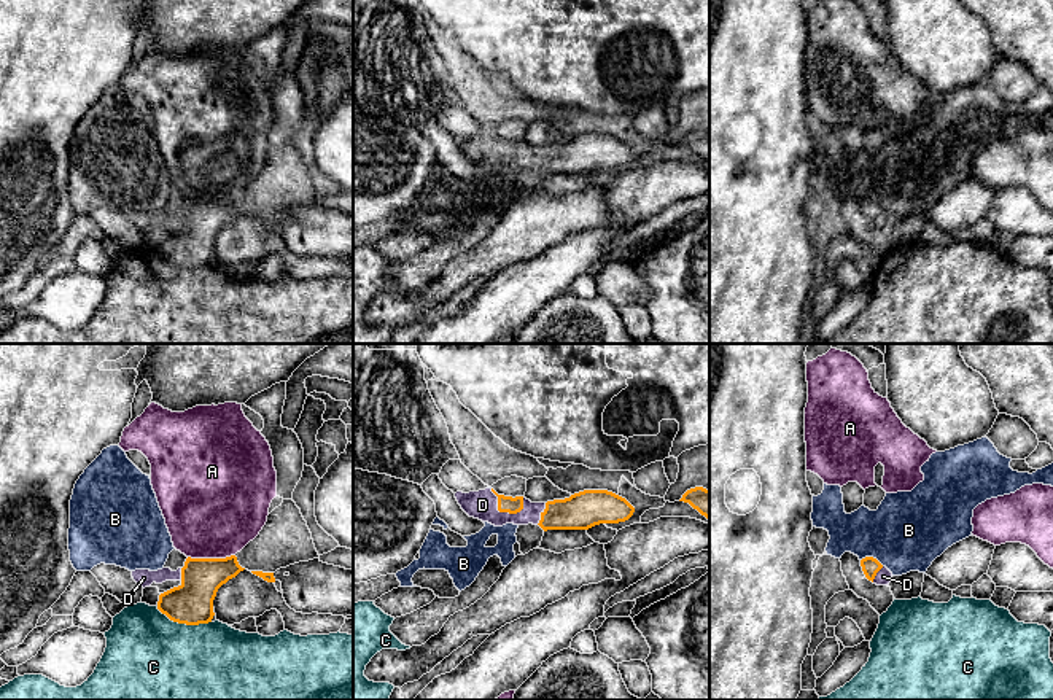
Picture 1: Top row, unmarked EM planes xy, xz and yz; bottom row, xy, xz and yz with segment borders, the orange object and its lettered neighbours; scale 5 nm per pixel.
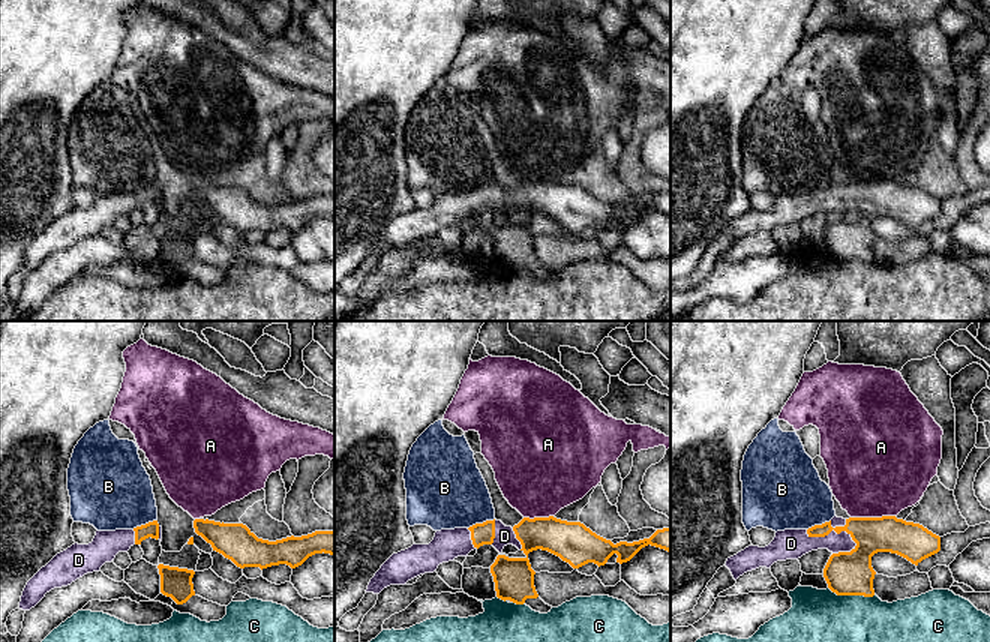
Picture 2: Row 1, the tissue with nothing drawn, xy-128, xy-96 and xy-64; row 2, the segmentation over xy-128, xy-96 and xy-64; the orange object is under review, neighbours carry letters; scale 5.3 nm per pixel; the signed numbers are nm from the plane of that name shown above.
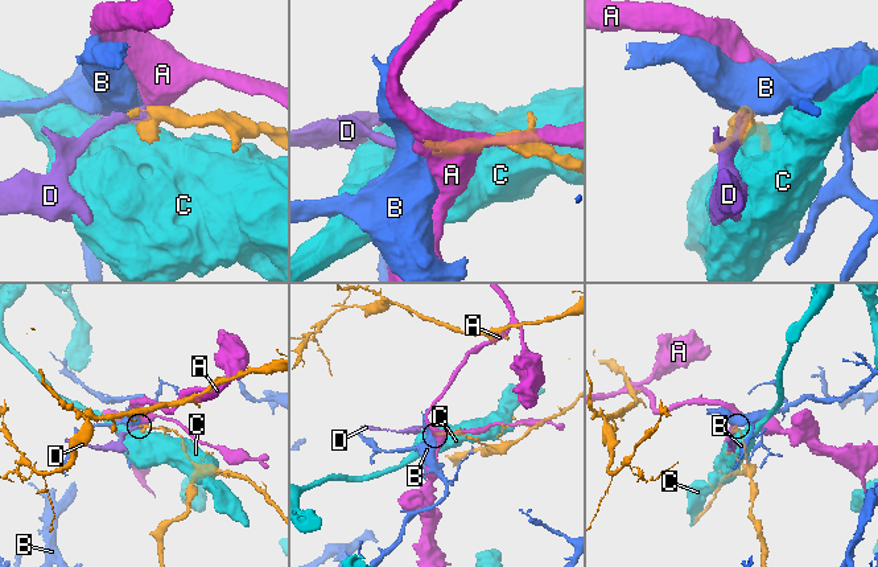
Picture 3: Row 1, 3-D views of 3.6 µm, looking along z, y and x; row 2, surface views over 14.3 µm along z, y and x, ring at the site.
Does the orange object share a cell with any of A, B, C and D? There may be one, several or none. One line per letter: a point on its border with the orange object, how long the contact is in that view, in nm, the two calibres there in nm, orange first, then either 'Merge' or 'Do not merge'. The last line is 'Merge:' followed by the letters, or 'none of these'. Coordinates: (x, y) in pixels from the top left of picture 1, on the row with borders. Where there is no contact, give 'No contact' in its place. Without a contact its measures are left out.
A: Touches orange at xy (210, 559). Shared border 240 nm. Thickness 220 nm (orange) against 480 nm. Do not merge
B: Touches orange at yz (872, 557). Shared border 120 nm. Thickness 90 nm (orange) against 400 nm. Do not merge
C: Touches orange at xy (183, 622). Shared border 300 nm. Thickness 220 nm (orange) against 480 nm. Do not merge
D: Touches orange at xz (501, 511). Shared border 200 nm. Thickness 80 nm (orange) against 150 nm. Merge
Merge: D

